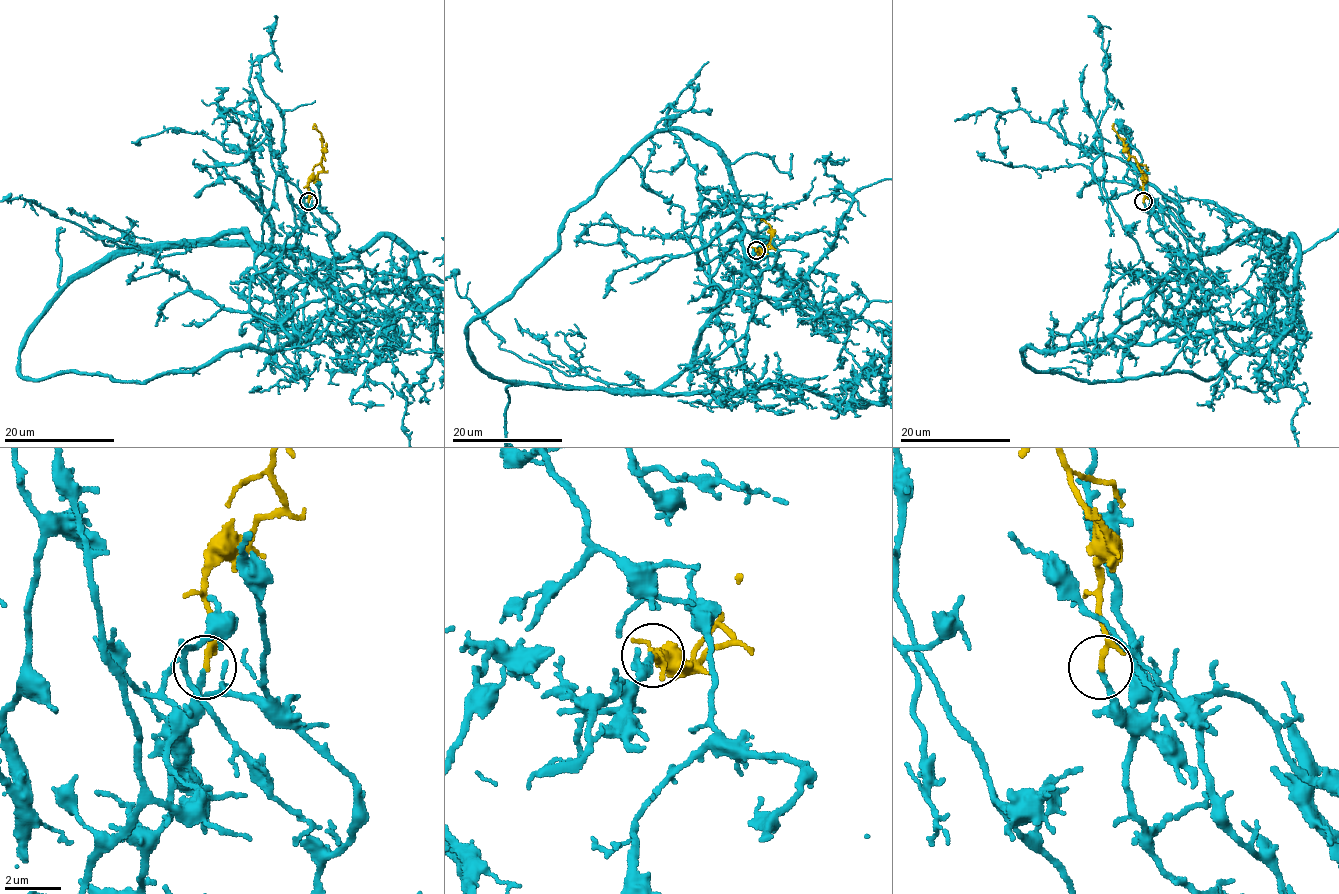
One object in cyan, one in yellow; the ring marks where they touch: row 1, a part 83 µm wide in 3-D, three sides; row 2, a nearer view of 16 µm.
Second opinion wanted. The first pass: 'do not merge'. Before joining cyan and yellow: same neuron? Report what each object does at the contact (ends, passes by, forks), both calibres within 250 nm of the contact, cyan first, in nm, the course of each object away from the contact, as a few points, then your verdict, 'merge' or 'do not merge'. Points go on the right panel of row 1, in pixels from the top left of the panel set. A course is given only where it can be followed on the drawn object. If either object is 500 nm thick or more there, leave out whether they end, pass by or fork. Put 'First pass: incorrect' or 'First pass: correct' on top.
First pass: incorrect
cyan ends there; yellow passes by; 170 nm thick on the cyan side, 140 nm on the other; yellow runs (1143, 201), (1145, 175), (1128, 154), (1113, 124); merge

